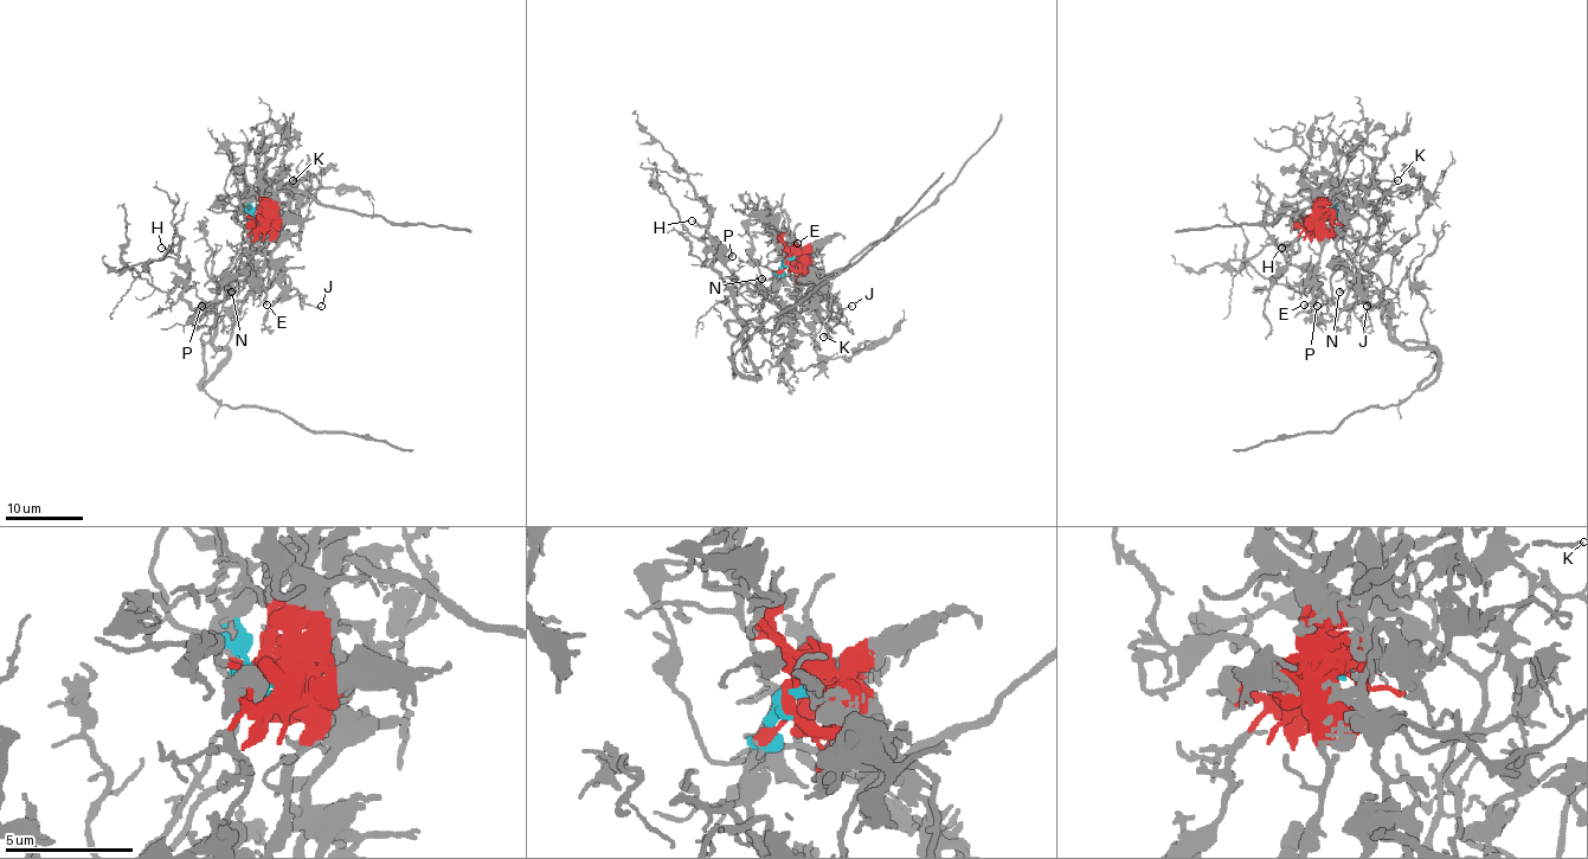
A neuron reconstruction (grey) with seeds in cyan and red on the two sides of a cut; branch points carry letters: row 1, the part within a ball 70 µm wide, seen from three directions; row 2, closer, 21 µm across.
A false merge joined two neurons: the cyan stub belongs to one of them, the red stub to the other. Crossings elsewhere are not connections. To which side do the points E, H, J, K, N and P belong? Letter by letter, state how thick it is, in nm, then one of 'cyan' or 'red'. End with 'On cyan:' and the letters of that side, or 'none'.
E: 160 nm thick; red
H: 130 nm thick; cyan
J: 150 nm thick; red
K: 160 nm thick; red
N: 180 nm thick; cyan
P: 180 nm thick; cyan
On cyan: H, N, P

